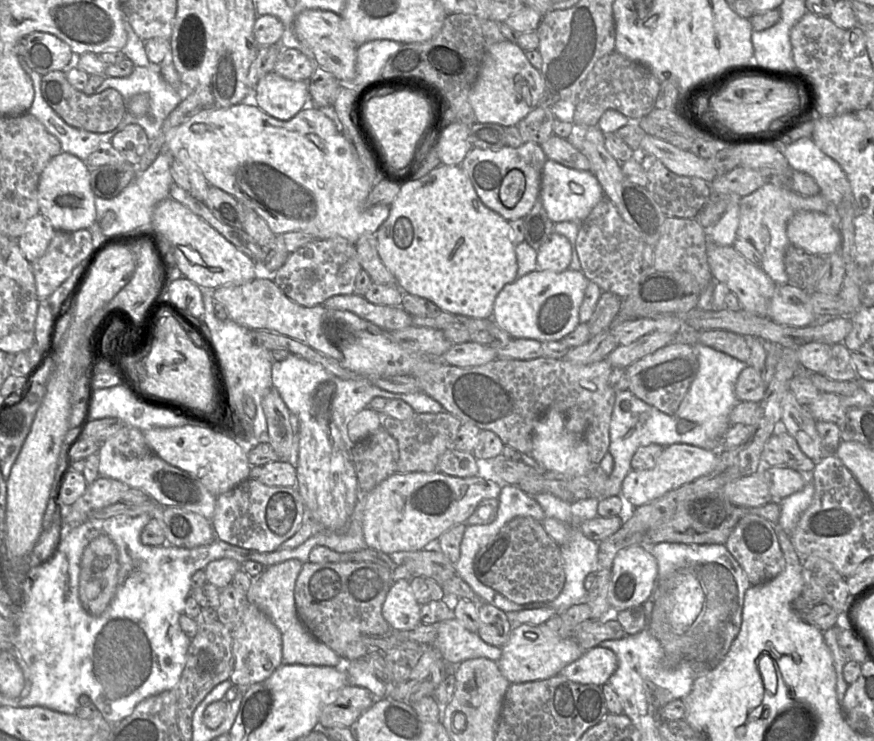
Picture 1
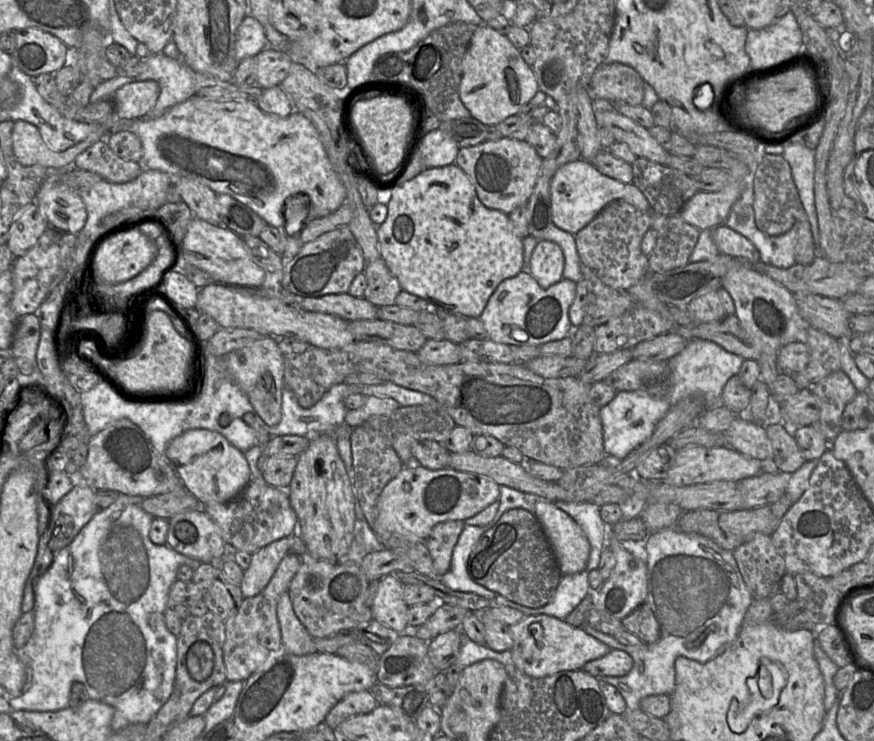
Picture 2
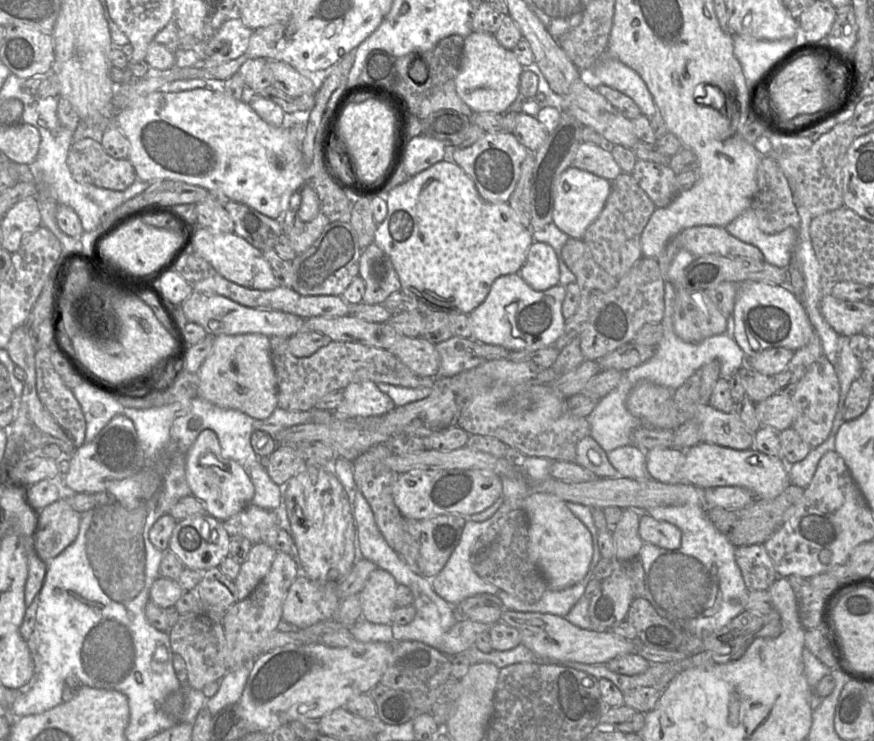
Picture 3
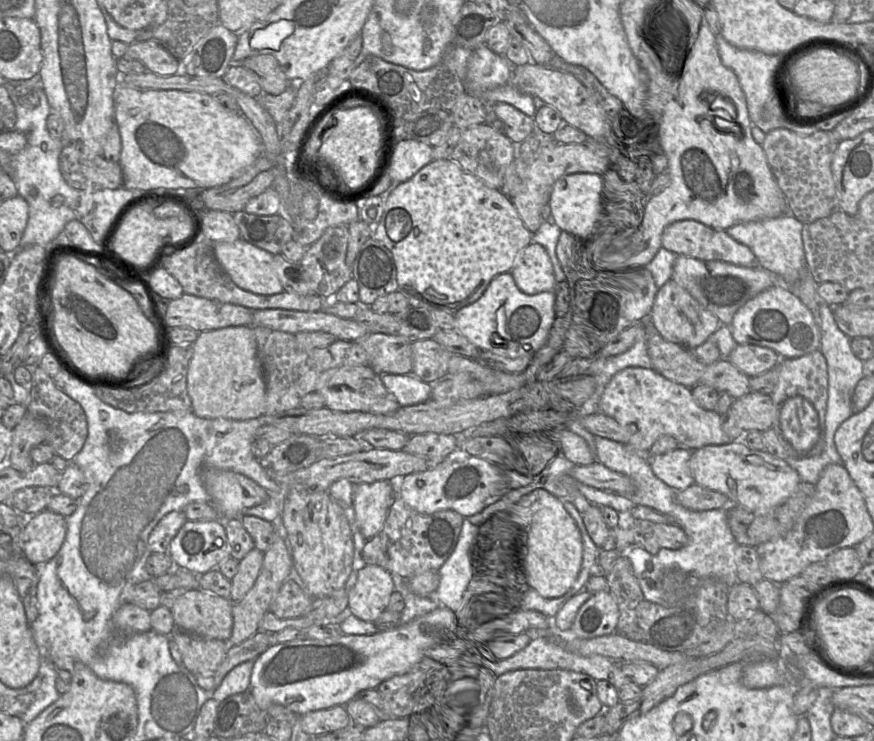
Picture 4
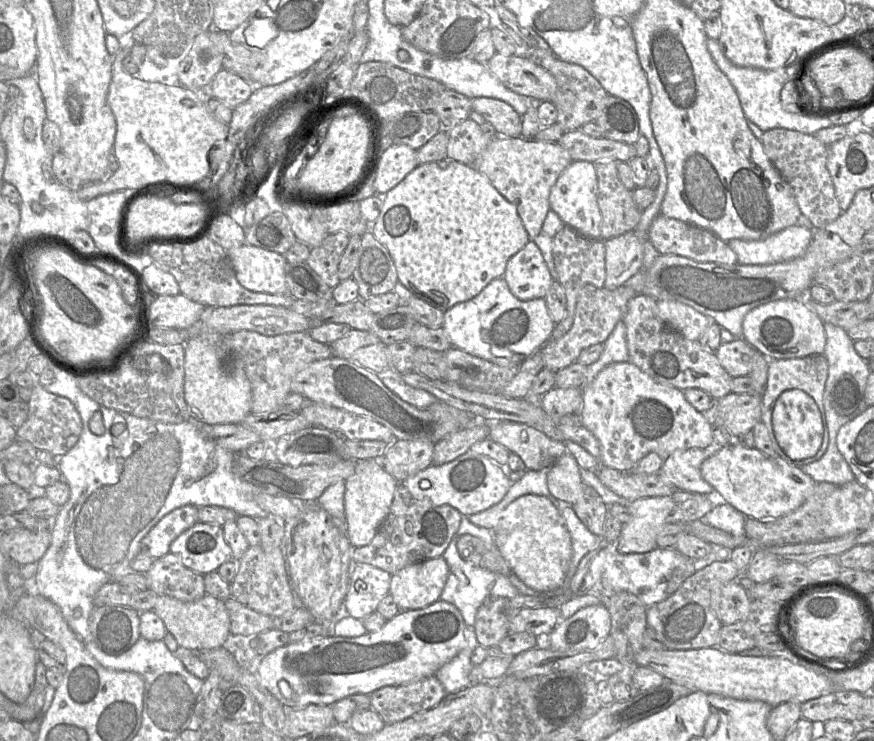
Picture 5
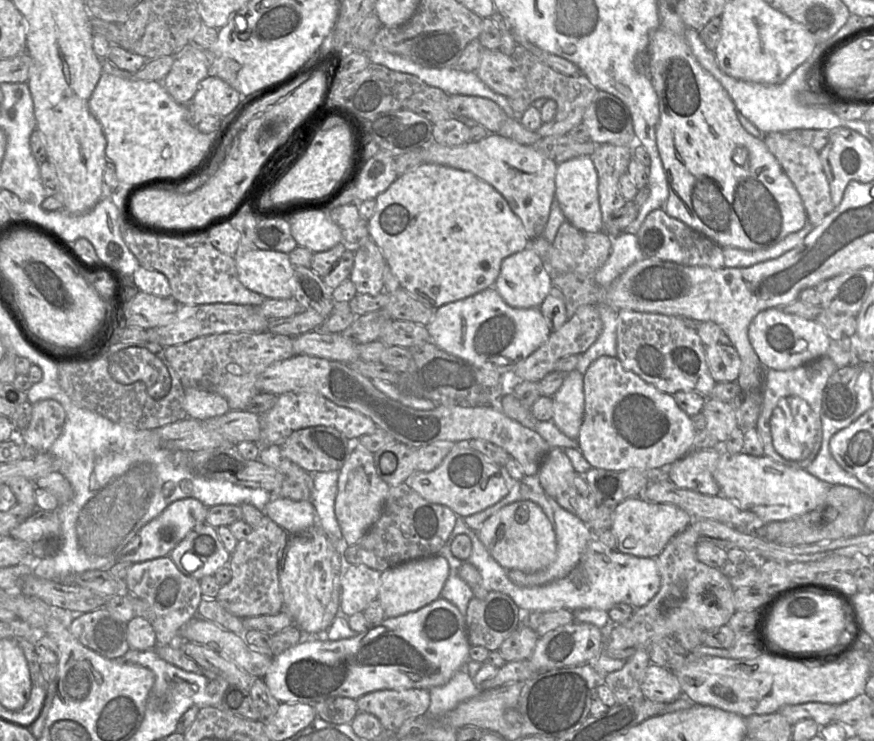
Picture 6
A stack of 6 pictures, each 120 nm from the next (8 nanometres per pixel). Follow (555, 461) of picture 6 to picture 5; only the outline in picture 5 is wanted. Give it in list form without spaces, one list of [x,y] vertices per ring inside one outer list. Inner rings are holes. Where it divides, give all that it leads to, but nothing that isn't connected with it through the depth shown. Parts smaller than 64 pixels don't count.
[[[568,452],[554,462],[547,472],[547,486],[558,500],[572,506],[582,494],[580,467]]]

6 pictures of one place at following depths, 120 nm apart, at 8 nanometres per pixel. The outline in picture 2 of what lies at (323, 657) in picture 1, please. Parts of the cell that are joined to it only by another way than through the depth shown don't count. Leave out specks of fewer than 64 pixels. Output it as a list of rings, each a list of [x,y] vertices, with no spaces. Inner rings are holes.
[[[288,591],[281,594],[276,609],[284,651],[294,655],[317,652],[314,638],[297,618]]]

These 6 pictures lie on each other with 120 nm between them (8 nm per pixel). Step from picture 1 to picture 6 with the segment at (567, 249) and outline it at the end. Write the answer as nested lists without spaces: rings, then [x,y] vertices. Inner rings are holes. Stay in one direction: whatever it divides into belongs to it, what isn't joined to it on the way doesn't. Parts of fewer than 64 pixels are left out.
[[[530,247],[505,258],[494,287],[514,308],[537,308],[553,286],[550,270]]]

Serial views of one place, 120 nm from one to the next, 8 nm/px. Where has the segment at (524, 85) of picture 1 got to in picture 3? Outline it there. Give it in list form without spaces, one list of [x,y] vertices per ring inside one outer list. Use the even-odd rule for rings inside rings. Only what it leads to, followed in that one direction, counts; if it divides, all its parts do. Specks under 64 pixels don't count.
[[[472,32],[464,40],[460,70],[456,77],[457,94],[473,112],[503,114],[519,96],[523,70],[513,51],[501,46],[494,35]]]

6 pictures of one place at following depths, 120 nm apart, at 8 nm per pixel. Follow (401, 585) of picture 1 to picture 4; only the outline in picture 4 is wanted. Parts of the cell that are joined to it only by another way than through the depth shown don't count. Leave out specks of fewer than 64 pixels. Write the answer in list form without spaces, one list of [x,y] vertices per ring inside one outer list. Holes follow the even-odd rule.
[[[365,565],[356,572],[356,582],[348,591],[349,613],[374,622],[386,610],[394,590],[390,572],[377,565]]]

